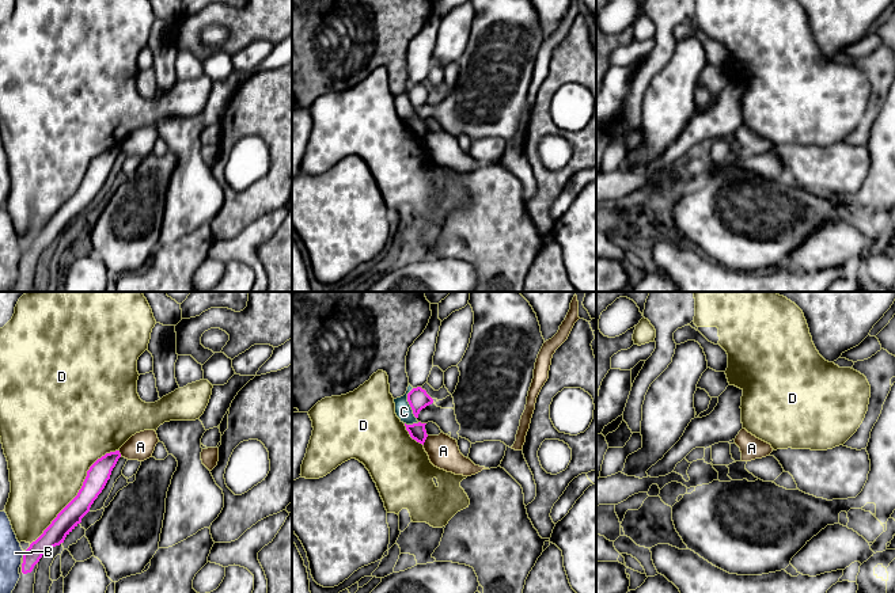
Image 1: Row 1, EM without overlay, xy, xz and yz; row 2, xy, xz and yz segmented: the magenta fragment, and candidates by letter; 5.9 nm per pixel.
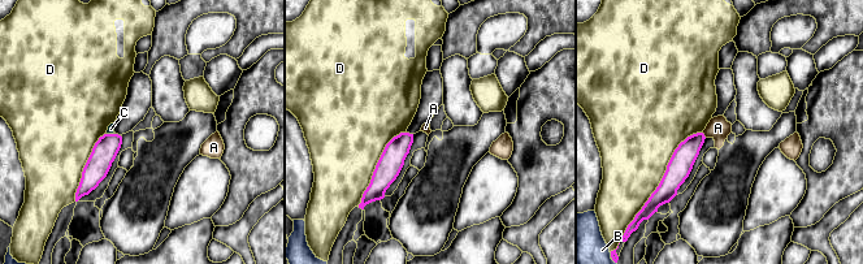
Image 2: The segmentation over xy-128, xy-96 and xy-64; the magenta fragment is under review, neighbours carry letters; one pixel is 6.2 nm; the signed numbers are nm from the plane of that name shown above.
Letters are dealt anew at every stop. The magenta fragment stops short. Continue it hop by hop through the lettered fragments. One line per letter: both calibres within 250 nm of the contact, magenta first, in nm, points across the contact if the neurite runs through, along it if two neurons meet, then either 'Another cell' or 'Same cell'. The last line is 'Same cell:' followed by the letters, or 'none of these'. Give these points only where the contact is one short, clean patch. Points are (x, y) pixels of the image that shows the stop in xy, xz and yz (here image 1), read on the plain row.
A: Thickness 100 nm (magenta) against 190 nm. Boundary: xz (428, 132), (423, 140). Another cell
B: Thickness 120 nm (magenta) against 140 nm. Boundary: xy (25, 247), (22, 253). Another cell
C: Thickness 120 nm (magenta) against 100 nm. Boundary: xz (412, 84), (408, 90), (408, 99), (416, 114). Another cell
D: Thickness 130 nm (magenta) against 480 nm. Another cell
Same cell: none of these

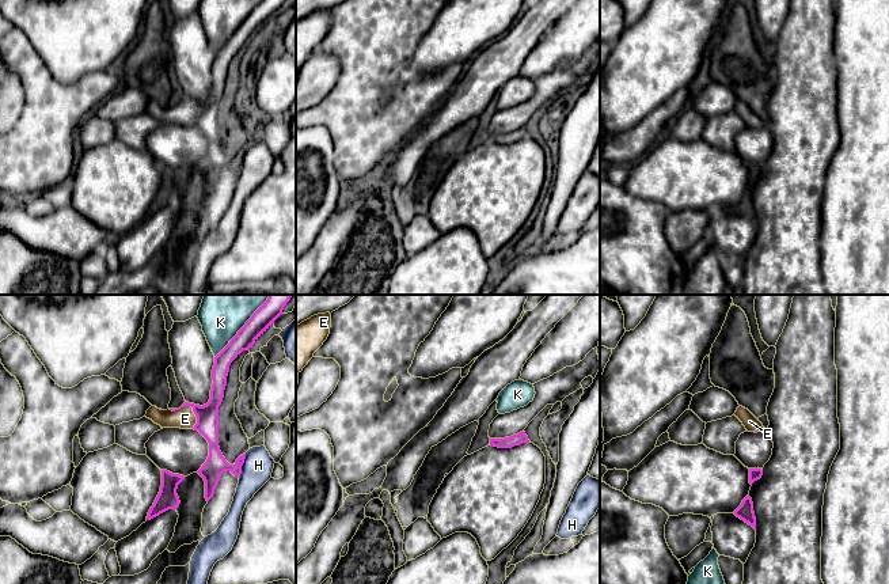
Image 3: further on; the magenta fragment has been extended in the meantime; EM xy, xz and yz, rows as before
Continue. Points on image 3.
E: Thickness 130 nm (magenta) against 130 nm. Path across: xy (206, 112), (200, 112), (187, 101), (187, 112), (185, 114). Same cell
H: Thickness 120 nm (magenta) against 180 nm. Boundary: xy (246, 150), (239, 173). Another cell
K: Thickness 120 nm (magenta) against 220 nm. Another cell
Same cell: E

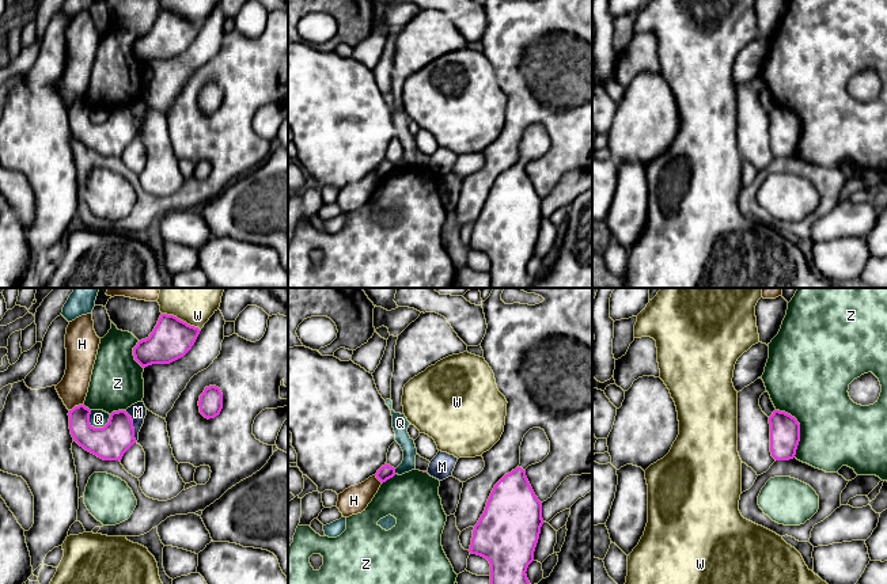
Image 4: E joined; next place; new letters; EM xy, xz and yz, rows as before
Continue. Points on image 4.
H: Thickness 160 nm (magenta) against 170 nm. Another cell
M: Thickness 200 nm (magenta) against 100 nm. Another cell
Q: Thickness 200 nm (magenta) against 110 nm. Boundary: xy (110, 110), (102, 122), (93, 122), (88, 118). Another cell
W: Thickness 240 nm (magenta) against 140 nm. Another cell
Z: Thickness 180 nm (magenta) against 420 nm. Another cell
Same cell: none of these

